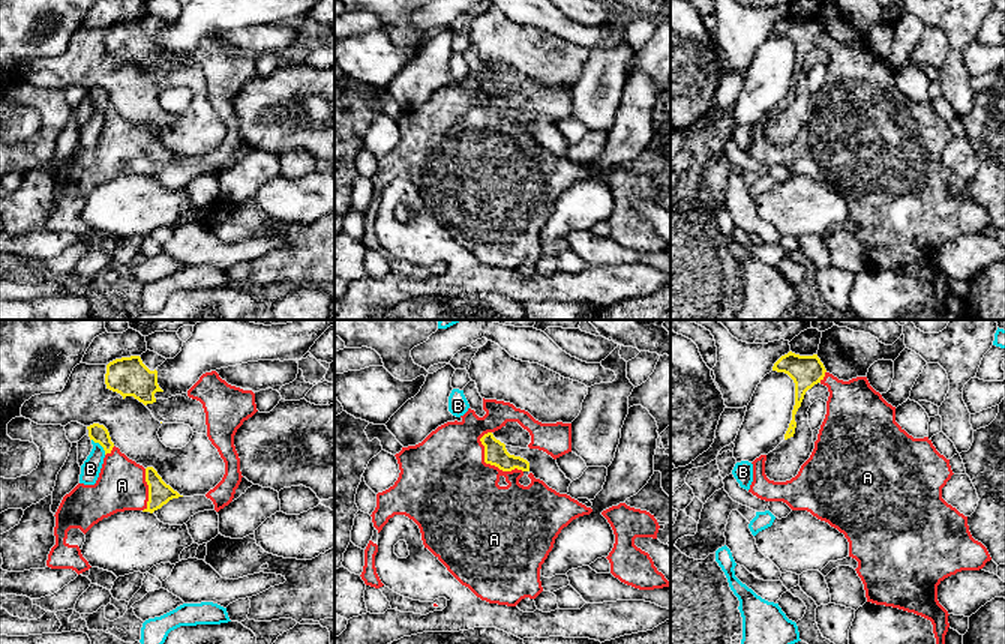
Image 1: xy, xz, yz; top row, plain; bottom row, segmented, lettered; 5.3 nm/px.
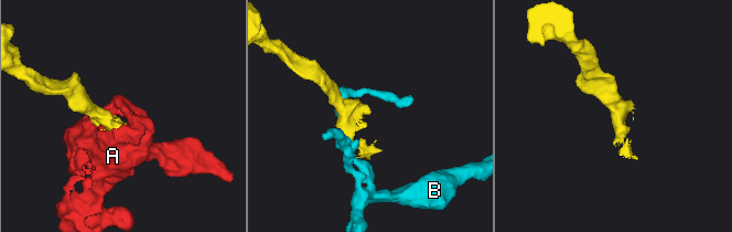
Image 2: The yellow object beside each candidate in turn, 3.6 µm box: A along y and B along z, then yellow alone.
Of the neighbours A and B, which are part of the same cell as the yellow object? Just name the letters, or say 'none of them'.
A

